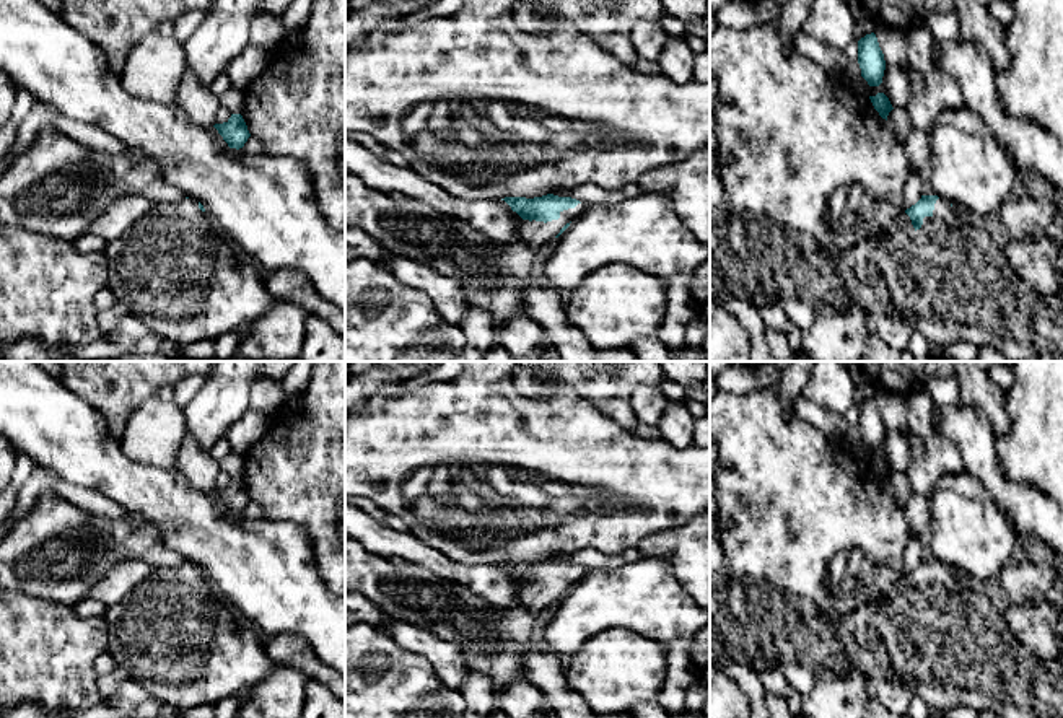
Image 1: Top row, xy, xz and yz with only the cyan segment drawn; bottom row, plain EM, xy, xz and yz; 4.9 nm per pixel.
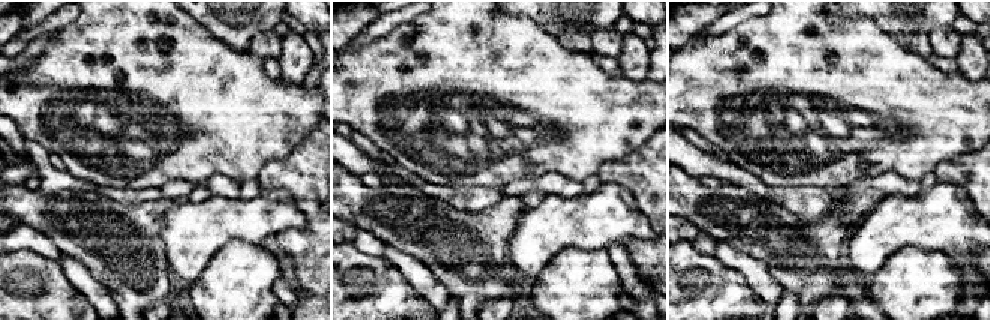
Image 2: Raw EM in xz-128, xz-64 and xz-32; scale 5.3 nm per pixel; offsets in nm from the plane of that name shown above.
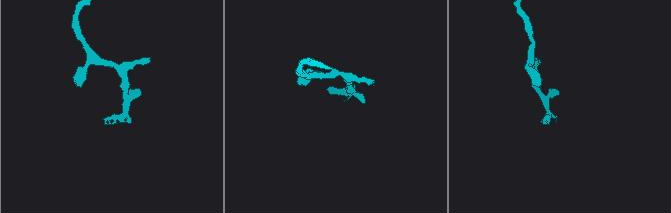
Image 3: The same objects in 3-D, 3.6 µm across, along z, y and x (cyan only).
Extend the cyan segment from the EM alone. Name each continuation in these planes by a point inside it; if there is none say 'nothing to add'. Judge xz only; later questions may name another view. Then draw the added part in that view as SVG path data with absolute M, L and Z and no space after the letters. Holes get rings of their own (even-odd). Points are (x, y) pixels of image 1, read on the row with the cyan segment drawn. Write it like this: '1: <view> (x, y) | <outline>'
1: xz (536, 233) | M578 204L575 208L560 212L558 220L552 220L547 223L536 220L532 221L523 220L518 225L516 236L526 241L536 251L539 251L539 247L553 239L566 223L573 221L578 215L584 213L588 208L589 207L586 207L584 204Z

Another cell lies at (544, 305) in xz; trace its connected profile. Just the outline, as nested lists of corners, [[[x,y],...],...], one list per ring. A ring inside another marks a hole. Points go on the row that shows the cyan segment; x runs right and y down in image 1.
[[[540,278],[524,290],[524,316],[544,331],[545,348],[558,361],[638,361],[632,350],[599,352],[565,317],[565,295]]]

